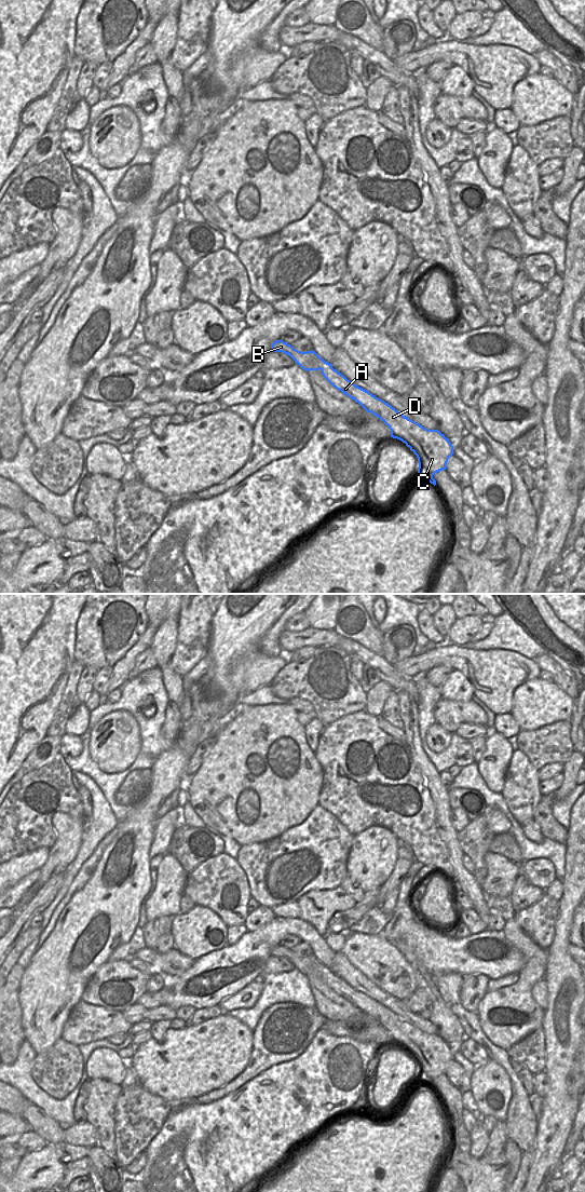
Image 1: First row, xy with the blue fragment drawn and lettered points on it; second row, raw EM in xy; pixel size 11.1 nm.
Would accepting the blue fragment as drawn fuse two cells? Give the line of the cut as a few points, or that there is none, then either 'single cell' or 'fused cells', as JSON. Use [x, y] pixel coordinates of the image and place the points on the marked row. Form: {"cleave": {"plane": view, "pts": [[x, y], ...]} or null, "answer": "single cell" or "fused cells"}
{"cleave": null, "answer": "single cell"}

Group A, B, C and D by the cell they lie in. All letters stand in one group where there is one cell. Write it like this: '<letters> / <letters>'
A B C D

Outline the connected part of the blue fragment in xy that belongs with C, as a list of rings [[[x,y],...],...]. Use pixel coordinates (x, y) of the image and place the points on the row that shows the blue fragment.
[[[283,340],[274,341],[271,351],[289,355],[305,371],[319,370],[334,388],[383,421],[391,430],[391,437],[405,443],[417,456],[418,476],[436,485],[433,475],[446,470],[448,459],[453,455],[453,446],[440,431],[427,430],[403,416],[384,401],[348,380],[314,351],[300,352]]]

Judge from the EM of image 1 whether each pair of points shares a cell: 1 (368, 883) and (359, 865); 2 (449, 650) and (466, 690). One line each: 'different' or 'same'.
1: same
2: different

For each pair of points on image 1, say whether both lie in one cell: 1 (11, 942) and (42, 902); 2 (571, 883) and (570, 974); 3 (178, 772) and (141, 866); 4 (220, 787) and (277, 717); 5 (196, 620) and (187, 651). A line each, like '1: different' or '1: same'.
1: same
2: same
3: same
4: same
5: same

